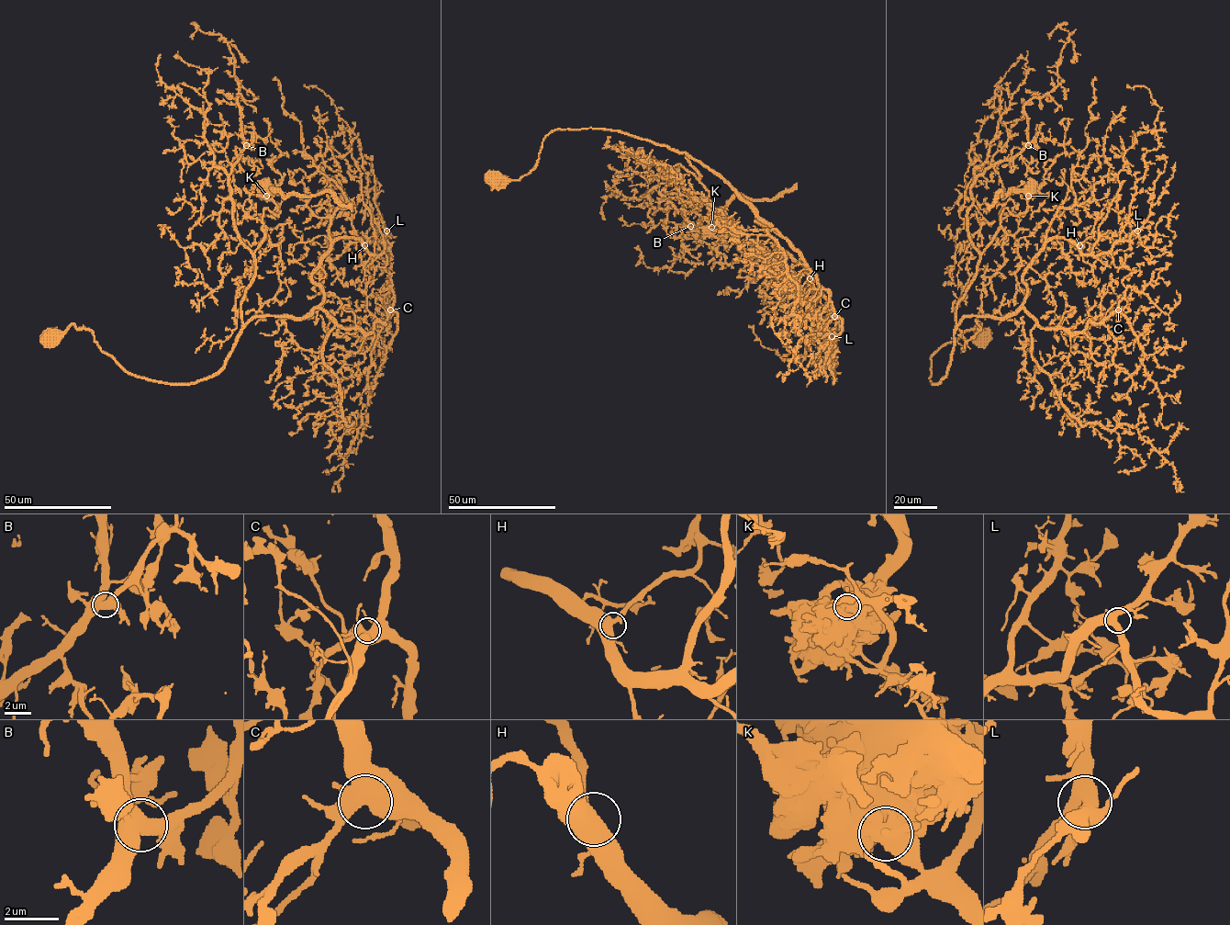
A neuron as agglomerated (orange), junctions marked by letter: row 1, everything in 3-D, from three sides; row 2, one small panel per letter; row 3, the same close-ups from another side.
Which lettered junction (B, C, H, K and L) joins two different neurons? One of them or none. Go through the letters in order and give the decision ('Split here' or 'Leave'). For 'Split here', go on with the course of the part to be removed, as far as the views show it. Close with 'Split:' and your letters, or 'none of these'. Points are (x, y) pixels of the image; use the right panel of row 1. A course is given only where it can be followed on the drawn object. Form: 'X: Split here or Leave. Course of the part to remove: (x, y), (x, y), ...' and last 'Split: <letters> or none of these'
B: Leave
C: Leave
H: Leave
K: Split here
L: Leave
Split: K

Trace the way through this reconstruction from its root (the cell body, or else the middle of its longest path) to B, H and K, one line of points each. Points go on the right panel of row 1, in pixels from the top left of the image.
B: (981, 338), (981, 324), (944, 344), (933, 383), (950, 365), (956, 304), (979, 257), (970, 186), (1028, 145)
H: (981, 338), (981, 324), (944, 344), (933, 383), (964, 318), (1010, 316), (1042, 246), (1079, 245)
K: (981, 338), (981, 324), (944, 344), (933, 383), (945, 376), (957, 301), (1002, 211), (1024, 212), (1028, 196)

